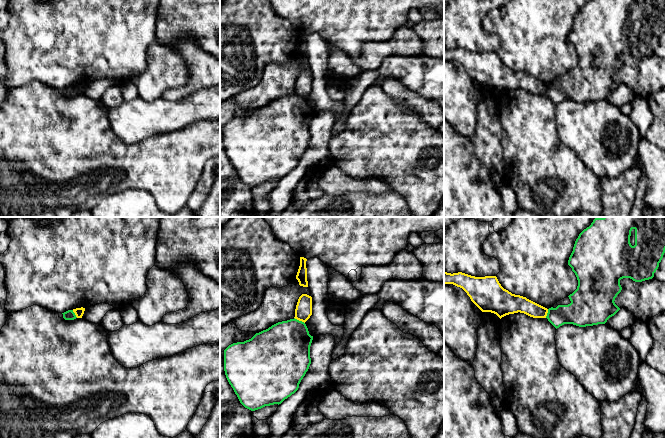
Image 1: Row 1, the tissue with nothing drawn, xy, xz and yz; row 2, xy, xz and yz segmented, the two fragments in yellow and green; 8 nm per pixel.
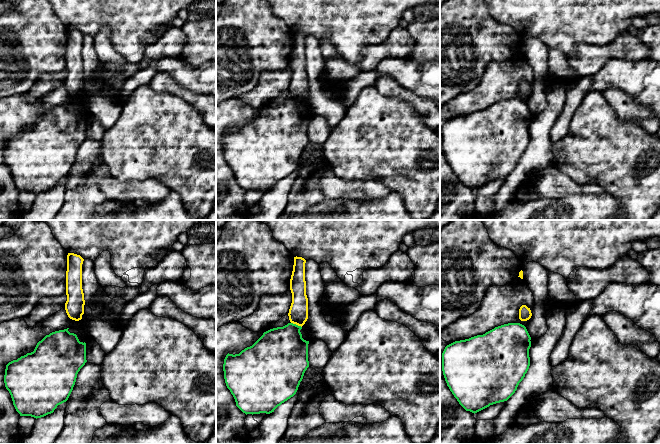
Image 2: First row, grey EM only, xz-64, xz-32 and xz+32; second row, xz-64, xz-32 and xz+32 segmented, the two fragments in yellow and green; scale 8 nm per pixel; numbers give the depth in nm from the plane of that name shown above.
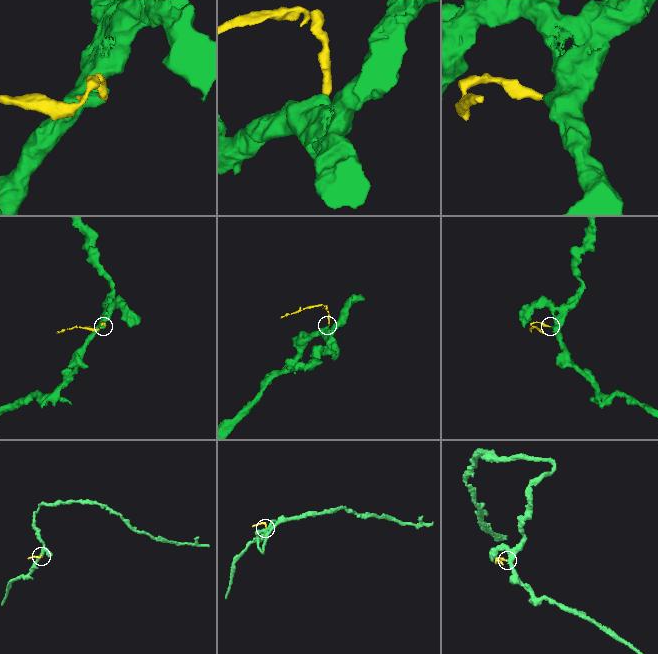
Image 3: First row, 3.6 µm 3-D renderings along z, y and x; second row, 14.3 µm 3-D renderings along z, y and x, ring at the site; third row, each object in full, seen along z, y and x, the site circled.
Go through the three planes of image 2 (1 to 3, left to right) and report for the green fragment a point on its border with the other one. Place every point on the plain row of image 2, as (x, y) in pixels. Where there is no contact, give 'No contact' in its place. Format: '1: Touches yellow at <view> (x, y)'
1: No contact
2: Touches yellow at xz-32 (296, 100)
3: No contact

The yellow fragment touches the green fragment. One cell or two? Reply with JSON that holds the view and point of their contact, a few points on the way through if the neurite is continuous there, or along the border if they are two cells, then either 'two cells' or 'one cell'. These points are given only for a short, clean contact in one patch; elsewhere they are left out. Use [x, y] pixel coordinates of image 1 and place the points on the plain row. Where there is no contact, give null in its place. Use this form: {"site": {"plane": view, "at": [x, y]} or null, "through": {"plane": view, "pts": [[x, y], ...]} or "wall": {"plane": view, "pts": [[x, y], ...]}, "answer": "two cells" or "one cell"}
{"site": {"plane": "xz", "at": [299, 96]}, "wall": {"plane": "xz", "pts": [[294, 93], [304, 99]]}, "answer": "two cells"}

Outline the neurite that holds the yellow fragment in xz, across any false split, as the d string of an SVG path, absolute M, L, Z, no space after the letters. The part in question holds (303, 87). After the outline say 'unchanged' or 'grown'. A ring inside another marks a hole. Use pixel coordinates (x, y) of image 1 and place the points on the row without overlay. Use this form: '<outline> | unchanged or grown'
M302 70L297 78L295 85L295 95L306 98L312 91L312 73Z | unchanged

